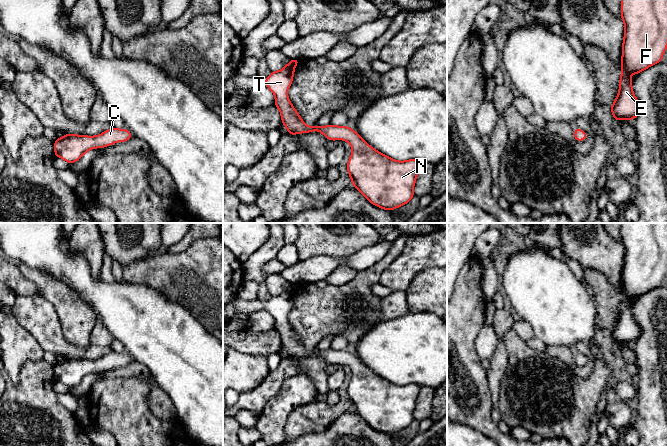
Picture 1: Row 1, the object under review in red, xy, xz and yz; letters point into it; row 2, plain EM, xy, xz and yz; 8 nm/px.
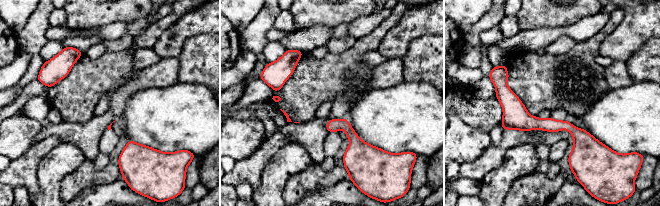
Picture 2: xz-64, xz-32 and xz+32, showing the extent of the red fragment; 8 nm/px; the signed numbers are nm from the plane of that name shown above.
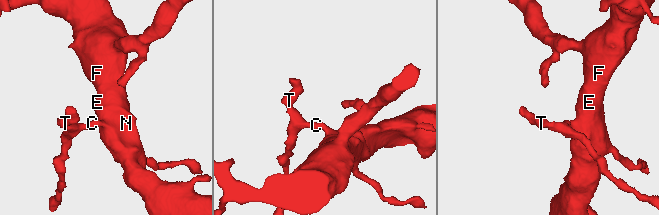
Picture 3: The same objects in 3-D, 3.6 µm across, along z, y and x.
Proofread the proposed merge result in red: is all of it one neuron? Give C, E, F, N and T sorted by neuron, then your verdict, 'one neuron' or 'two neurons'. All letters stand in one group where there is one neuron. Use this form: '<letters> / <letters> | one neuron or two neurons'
C E F N T | one neuron

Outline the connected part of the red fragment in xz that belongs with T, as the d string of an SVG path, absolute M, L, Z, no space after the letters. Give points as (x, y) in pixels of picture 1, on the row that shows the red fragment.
M292 59L281 70L271 72L264 85L266 85L275 95L275 106L281 112L281 120L288 130L288 134L309 133L320 131L328 140L345 140L351 145L352 154L347 163L348 175L352 180L353 186L373 205L385 210L393 210L410 202L415 196L413 187L416 182L417 174L421 167L421 162L416 159L407 161L396 161L383 153L378 152L367 144L362 137L352 130L349 126L307 126L304 124L299 113L292 106L288 98L287 90L292 84L294 69L300 59Z

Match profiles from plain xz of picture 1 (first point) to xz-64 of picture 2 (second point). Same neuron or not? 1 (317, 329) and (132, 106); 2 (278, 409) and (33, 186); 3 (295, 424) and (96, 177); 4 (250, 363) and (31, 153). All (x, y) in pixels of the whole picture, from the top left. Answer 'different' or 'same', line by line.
1: different
2: different
3: same
4: different

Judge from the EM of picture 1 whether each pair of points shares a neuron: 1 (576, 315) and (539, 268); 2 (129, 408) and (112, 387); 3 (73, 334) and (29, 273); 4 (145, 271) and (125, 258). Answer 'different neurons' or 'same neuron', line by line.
1: same neuron
2: same neuron
3: same neuron
4: different neurons

